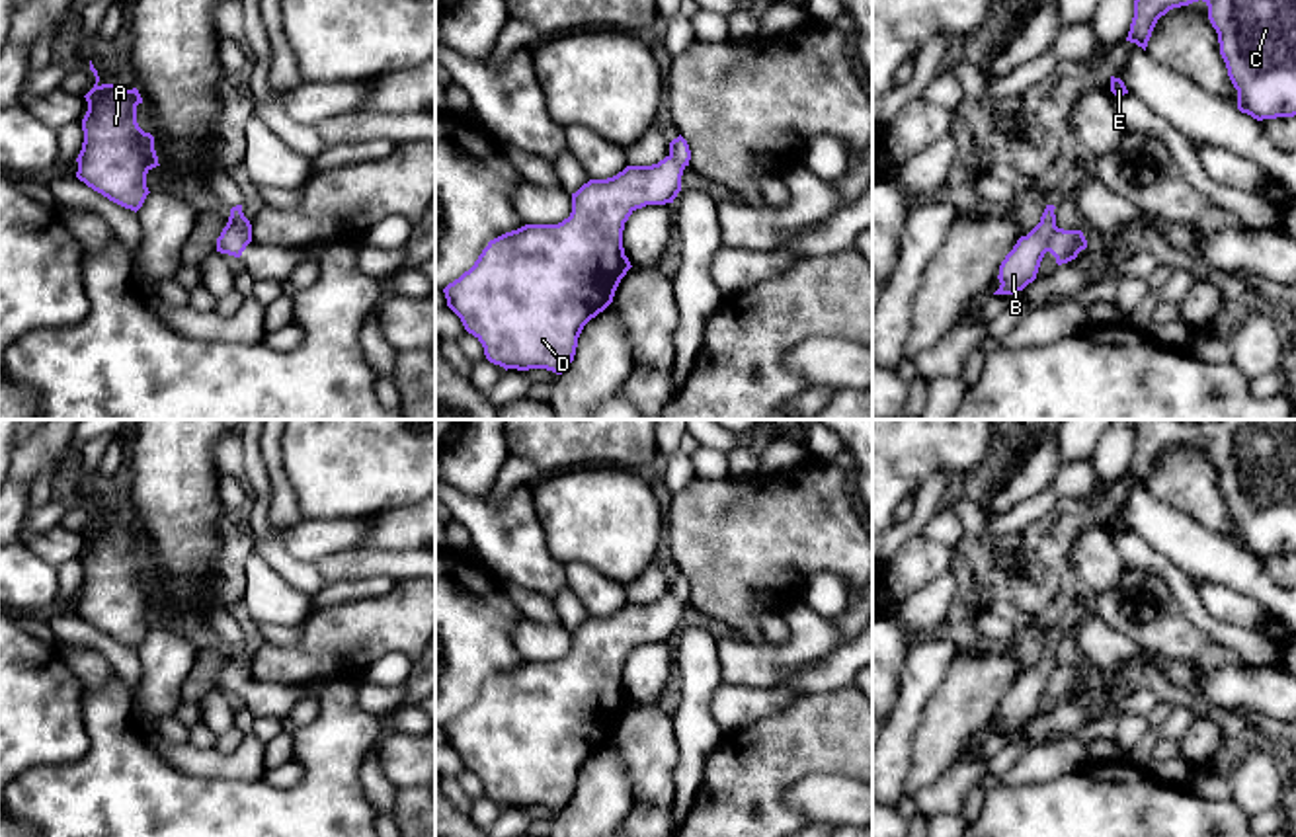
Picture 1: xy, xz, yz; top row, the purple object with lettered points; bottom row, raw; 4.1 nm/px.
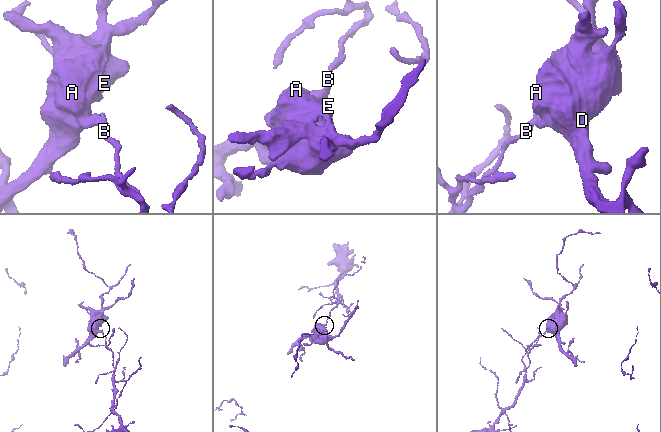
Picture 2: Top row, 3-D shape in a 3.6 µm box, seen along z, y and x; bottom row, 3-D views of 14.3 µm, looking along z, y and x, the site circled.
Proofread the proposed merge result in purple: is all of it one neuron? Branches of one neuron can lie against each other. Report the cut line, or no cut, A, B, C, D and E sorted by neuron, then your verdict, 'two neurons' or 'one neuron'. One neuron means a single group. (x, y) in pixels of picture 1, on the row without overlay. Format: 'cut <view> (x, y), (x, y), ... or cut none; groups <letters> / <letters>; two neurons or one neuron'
cut xy (229, 656), (250, 677); groups A C D E / B; two neurons

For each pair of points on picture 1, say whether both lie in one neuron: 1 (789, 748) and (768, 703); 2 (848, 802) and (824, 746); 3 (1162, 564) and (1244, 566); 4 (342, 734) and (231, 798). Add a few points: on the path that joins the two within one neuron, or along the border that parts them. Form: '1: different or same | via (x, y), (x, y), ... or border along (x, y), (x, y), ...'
1: different | border along (814, 693), (797, 697), (787, 707), (730, 732)
2: different | border along (851, 775), (809, 773), (791, 785)
3: different | border along (1140, 537), (1197, 582)
4: same | via (328, 767), (295, 800), (264, 800)

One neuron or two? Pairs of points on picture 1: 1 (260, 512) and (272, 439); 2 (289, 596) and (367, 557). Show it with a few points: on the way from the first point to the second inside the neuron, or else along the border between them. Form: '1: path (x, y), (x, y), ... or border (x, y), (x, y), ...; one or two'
1: border (258, 439), (262, 461), (268, 469), (270, 516); two
2: border (270, 564), (289, 582), (311, 584); two

